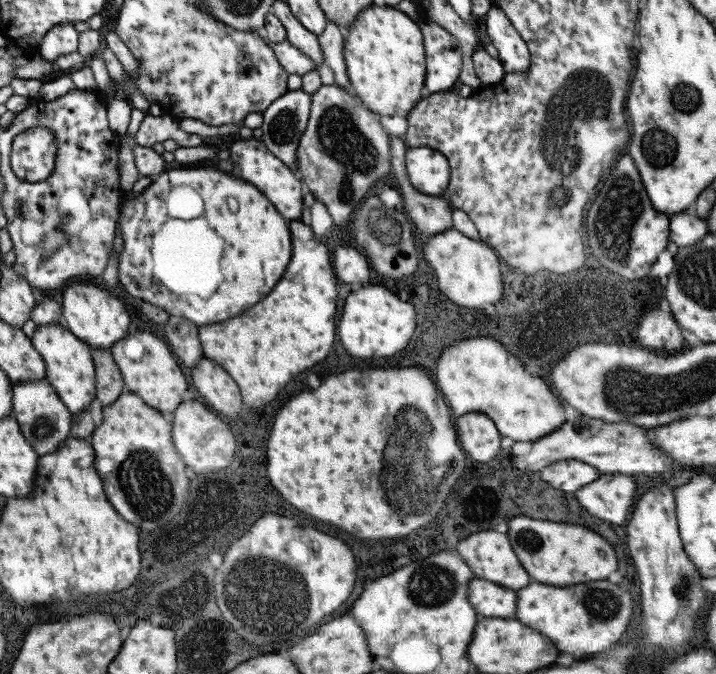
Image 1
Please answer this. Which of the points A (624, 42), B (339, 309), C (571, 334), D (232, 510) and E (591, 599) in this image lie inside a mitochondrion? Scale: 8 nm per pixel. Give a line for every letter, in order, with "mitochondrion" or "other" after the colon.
A: other
B: other
C: other
D: other
E: mitochondrion

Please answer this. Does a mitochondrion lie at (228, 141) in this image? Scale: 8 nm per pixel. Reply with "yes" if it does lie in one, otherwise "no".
no

